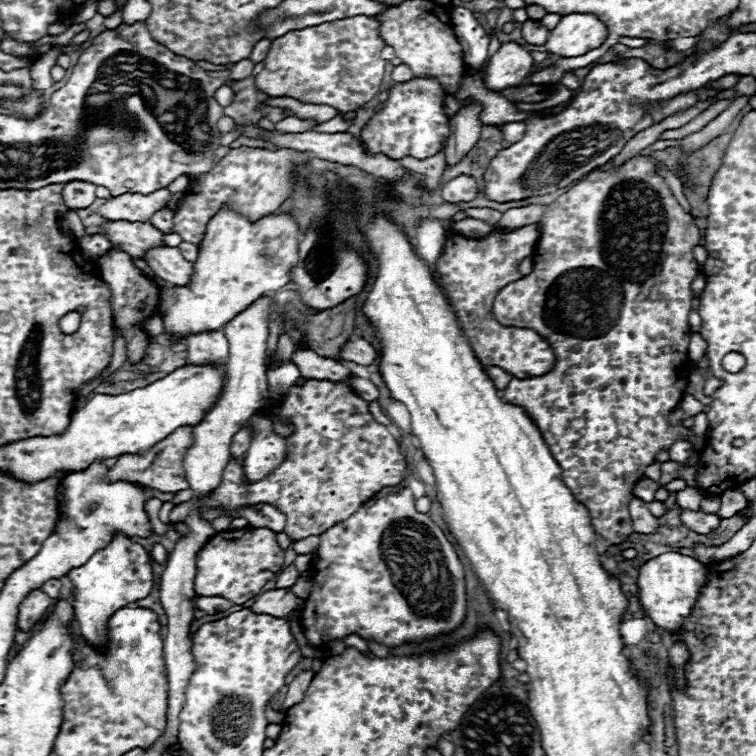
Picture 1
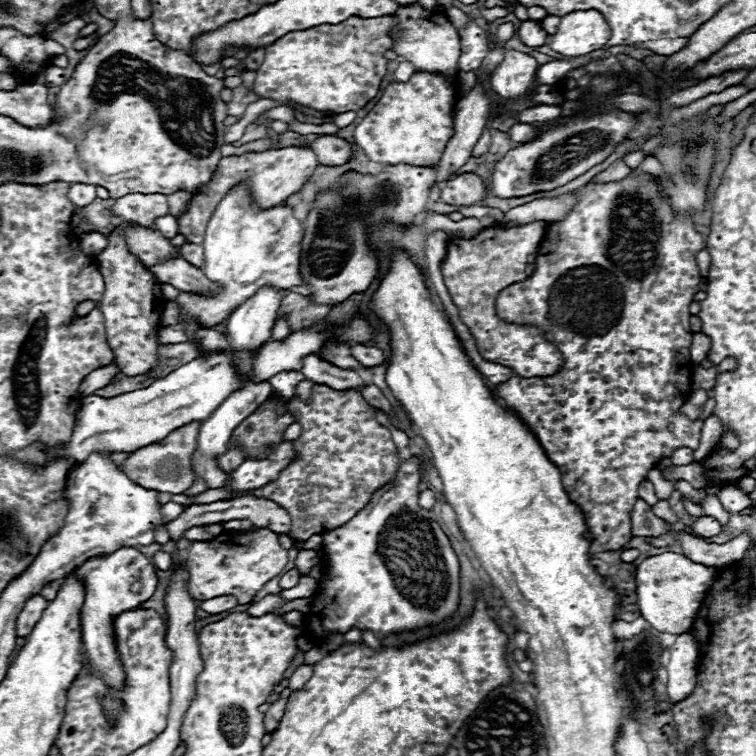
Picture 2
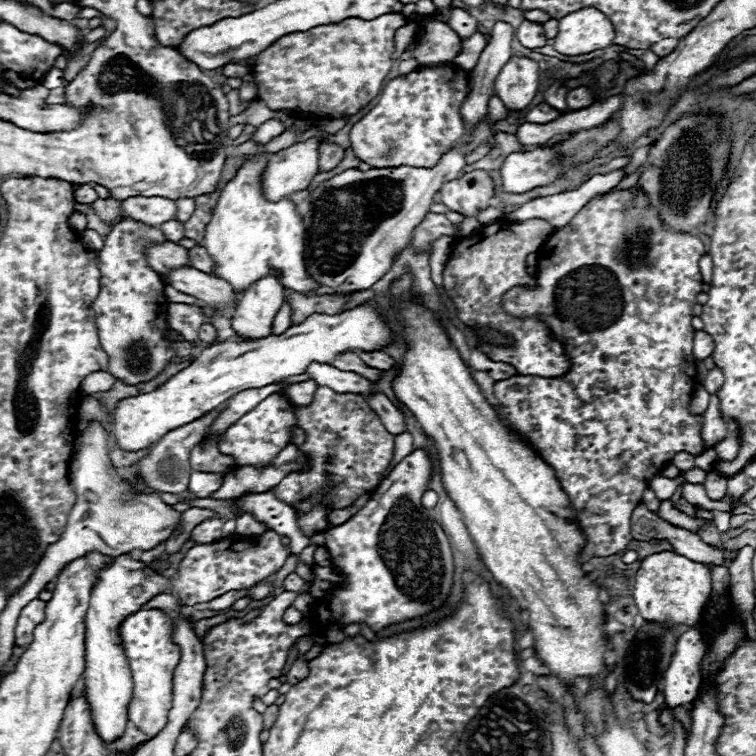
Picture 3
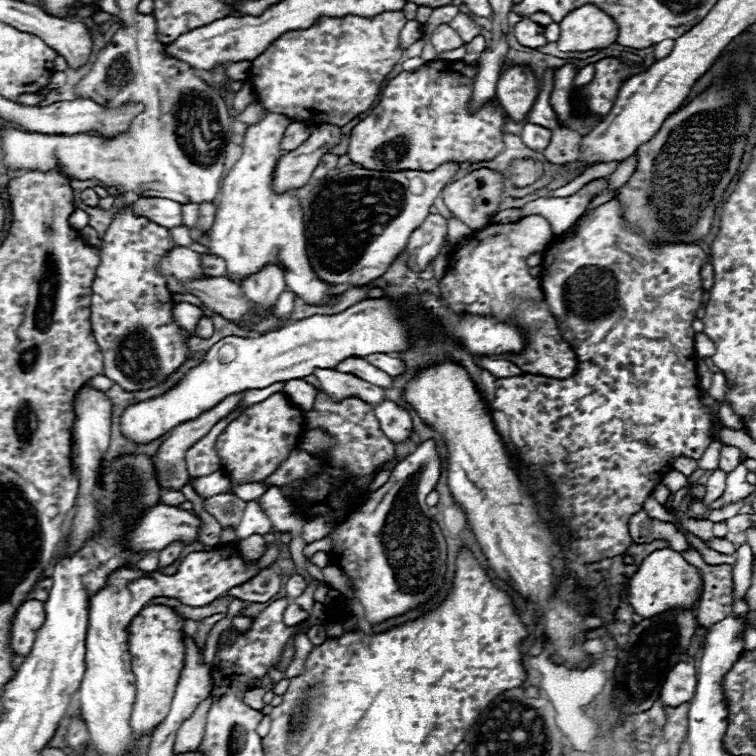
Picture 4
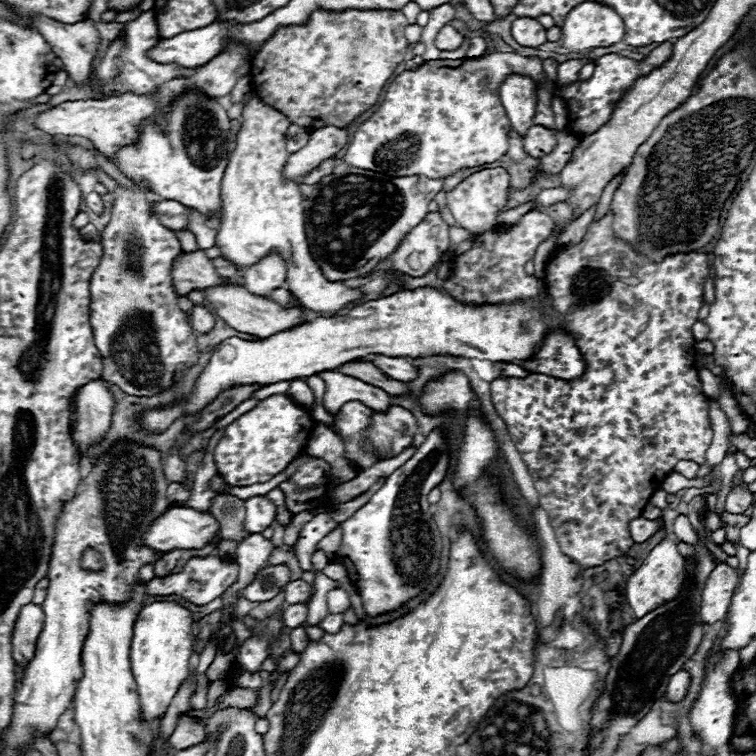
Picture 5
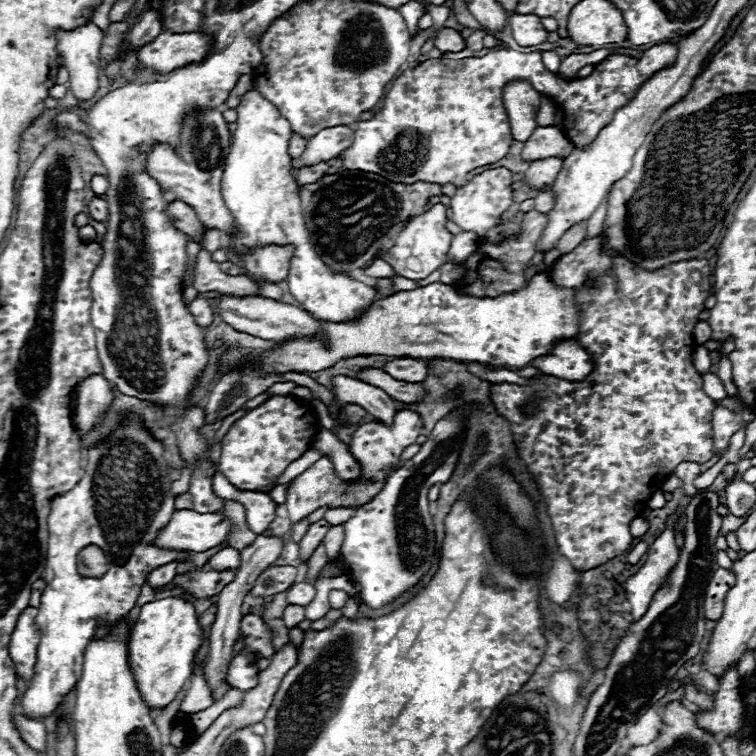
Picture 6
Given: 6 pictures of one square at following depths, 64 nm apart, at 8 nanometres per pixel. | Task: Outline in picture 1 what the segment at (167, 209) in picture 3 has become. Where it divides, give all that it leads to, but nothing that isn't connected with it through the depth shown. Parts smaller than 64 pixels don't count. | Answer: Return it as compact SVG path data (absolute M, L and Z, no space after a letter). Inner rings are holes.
M160 188L160 192L152 192L148 196L140 194L124 194L116 198L108 198L100 206L100 216L108 220L128 220L128 222L148 222L150 216L164 208L170 200L170 192Z

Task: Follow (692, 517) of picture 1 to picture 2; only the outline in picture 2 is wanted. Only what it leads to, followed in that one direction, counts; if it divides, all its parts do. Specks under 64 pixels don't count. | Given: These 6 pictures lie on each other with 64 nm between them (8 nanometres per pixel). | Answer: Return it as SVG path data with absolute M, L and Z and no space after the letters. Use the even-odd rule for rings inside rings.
M700 516L700 518L694 518L692 520L692 532L698 534L698 536L704 536L704 538L710 538L710 536L716 536L720 534L720 522L712 516Z

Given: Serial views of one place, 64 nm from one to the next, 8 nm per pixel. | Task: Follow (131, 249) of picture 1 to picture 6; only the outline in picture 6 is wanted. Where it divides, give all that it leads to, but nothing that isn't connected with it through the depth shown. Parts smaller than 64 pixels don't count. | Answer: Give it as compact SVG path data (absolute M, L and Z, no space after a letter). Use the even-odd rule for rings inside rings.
M200 250L196 256L196 264L192 270L192 286L198 292L216 292L216 294L260 294L260 288L244 274L228 276L218 264L210 258L210 252Z

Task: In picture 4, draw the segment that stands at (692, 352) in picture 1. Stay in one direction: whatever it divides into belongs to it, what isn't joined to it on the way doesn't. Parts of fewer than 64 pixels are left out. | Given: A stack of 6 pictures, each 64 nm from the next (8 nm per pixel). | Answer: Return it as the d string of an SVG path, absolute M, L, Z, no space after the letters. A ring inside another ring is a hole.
M698 334L694 338L694 352L696 352L698 358L708 358L708 356L712 356L714 350L716 350L716 346L706 334Z

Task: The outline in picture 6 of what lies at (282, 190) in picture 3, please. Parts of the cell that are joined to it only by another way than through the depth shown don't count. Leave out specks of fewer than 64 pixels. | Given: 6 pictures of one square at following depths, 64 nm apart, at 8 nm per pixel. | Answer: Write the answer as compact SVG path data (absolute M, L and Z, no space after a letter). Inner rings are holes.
M336 126L336 128L324 128L316 136L312 136L306 144L306 150L296 160L296 168L302 168L304 164L320 164L330 158L340 156L346 148L350 148L354 142L354 130L348 126Z

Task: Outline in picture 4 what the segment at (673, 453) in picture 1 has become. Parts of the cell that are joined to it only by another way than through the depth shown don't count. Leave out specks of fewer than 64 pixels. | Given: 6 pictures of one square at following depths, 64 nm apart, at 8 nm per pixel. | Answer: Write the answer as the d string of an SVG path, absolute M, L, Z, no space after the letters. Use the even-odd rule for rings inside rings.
M680 456L680 460L676 460L676 464L674 464L674 470L682 472L684 476L690 476L696 468L698 468L696 460L688 460L686 456Z

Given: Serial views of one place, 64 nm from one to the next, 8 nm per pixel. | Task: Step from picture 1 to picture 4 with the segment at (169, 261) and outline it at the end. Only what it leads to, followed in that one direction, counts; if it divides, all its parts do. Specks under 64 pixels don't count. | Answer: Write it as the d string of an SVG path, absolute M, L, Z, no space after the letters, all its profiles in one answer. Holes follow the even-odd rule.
M222 276L196 278L186 284L186 292L198 296L206 308L232 322L238 322L250 310L250 302L240 296L240 286Z

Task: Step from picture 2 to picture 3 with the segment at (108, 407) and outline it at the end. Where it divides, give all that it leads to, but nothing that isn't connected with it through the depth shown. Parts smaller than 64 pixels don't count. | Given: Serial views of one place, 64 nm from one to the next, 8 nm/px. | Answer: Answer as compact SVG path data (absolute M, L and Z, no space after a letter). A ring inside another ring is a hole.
M362 304L354 310L342 312L338 316L328 316L328 314L312 314L306 322L288 328L284 334L280 336L266 336L260 340L250 340L250 342L220 342L214 346L208 346L202 350L202 354L184 370L180 370L178 374L174 374L168 382L160 384L156 390L146 392L146 394L138 394L138 396L130 396L124 398L116 404L114 412L108 412L102 408L100 400L96 398L86 398L84 404L80 406L80 422L78 422L78 432L80 434L86 428L86 422L96 420L100 422L110 438L114 438L114 442L118 444L118 448L122 450L142 450L152 446L156 440L160 440L164 434L168 434L174 428L180 428L192 420L198 420L200 416L212 412L214 408L218 408L220 404L224 404L230 396L246 390L246 388L262 388L266 384L274 384L280 378L286 376L296 376L296 374L304 374L310 362L324 362L330 364L334 360L336 354L342 354L346 350L364 350L364 352L372 352L372 350L382 350L388 342L392 340L392 332L388 328L388 324L382 320L380 312L372 306L372 304Z

